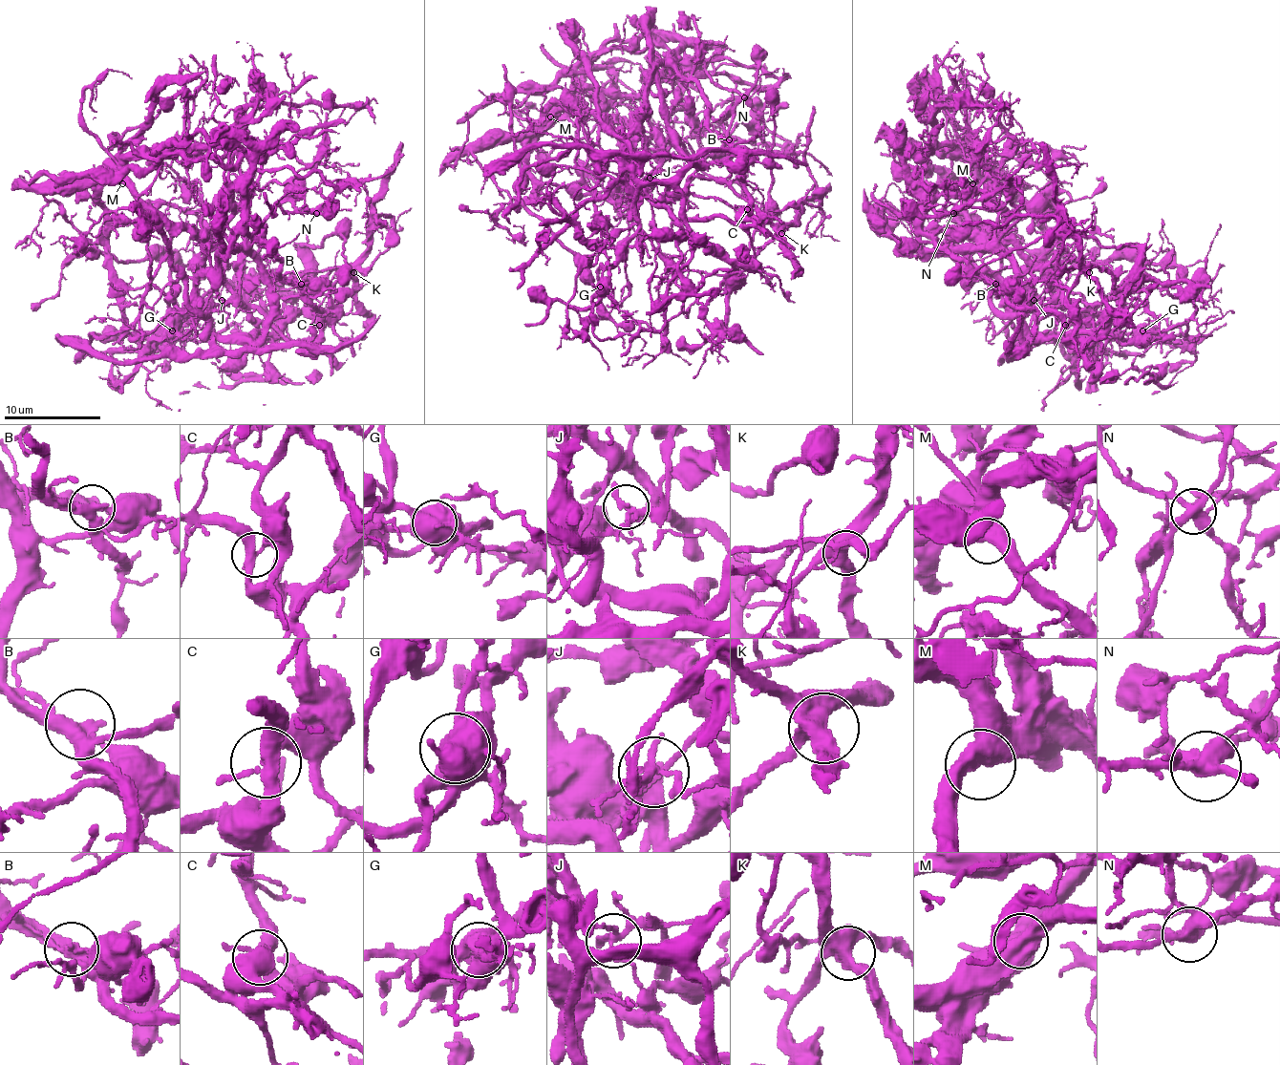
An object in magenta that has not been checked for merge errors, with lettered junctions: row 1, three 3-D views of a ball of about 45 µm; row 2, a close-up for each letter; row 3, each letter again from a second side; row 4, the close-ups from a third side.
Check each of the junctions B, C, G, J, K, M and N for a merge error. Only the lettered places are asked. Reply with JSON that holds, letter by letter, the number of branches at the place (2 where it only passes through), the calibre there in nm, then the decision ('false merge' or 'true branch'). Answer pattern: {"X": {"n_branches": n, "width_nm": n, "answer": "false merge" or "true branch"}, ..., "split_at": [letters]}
{"B": {"n_branches": 3, "width_nm": 360, "answer": "false merge"}, "C": {"n_branches": 4, "width_nm": 360, "answer": "false merge"}, "G": {"n_branches": 2, "width_nm": 700, "answer": "false merge"}, "J": {"n_branches": 4, "width_nm": 200, "answer": "false merge"}, "K": {"n_branches": 4, "width_nm": 480, "answer": "true branch"}, "M": {"n_branches": 2, "width_nm": 600, "answer": "true branch"}, "N": {"n_branches": 5, "width_nm": 440, "answer": "false merge"}, "split_at": ["B", "C", "G", "J", "N"]}

